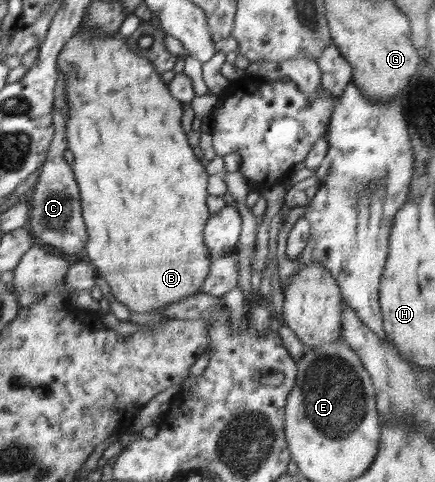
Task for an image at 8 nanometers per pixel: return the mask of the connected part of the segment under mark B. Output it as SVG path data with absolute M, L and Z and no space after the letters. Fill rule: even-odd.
M88 28L74 30L72 37L66 41L57 57L57 71L64 77L64 93L68 101L68 118L64 127L68 151L74 154L72 169L76 183L78 183L81 195L81 214L88 232L85 252L90 263L96 266L100 278L105 279L115 297L116 308L125 313L158 313L158 308L166 304L178 301L186 296L200 293L200 286L210 272L211 258L204 243L203 233L206 220L210 218L206 198L208 197L208 173L194 154L194 148L190 146L187 135L183 130L181 121L186 115L182 108L182 102L170 93L168 85L156 72L154 64L146 57L138 56L135 50L128 46L126 38L120 34L100 36L96 32L90 32Z

